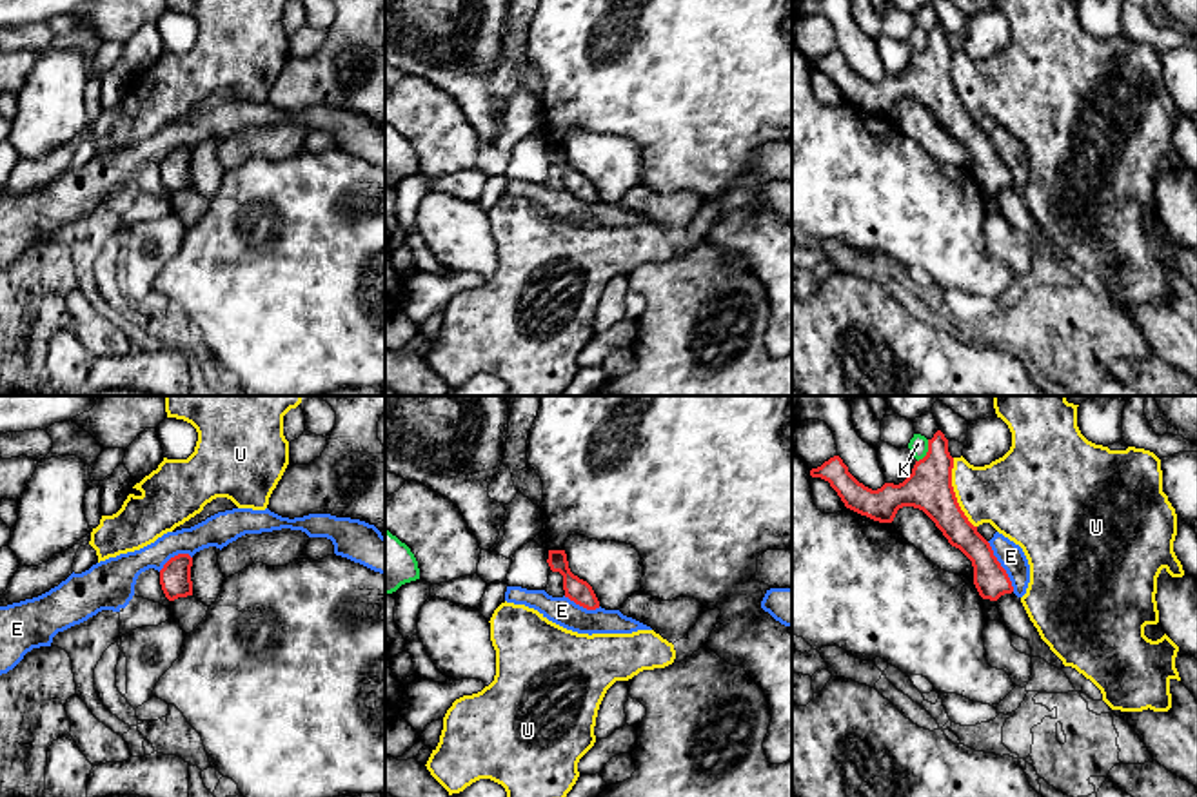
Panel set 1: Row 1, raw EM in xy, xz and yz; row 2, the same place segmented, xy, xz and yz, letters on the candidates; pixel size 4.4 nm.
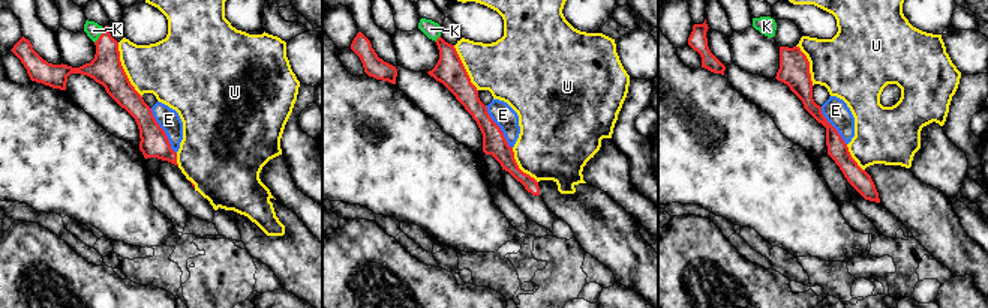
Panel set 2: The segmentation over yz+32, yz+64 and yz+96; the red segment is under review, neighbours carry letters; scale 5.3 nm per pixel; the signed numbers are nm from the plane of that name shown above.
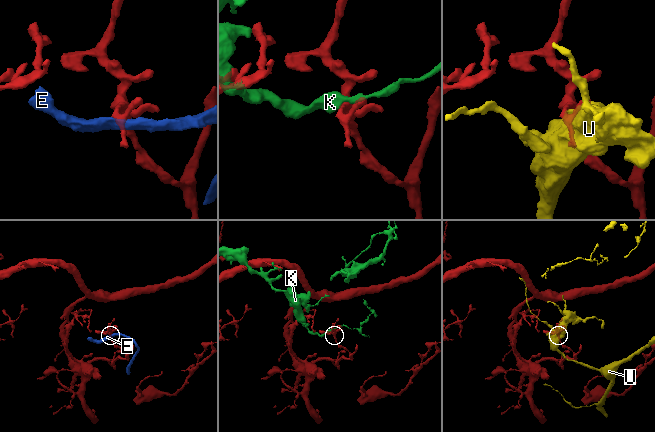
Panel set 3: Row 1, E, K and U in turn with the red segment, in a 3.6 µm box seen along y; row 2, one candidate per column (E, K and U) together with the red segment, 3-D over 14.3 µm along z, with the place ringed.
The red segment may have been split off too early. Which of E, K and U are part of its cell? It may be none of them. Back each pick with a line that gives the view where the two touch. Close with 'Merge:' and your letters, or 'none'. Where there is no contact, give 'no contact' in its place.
Merge: none

